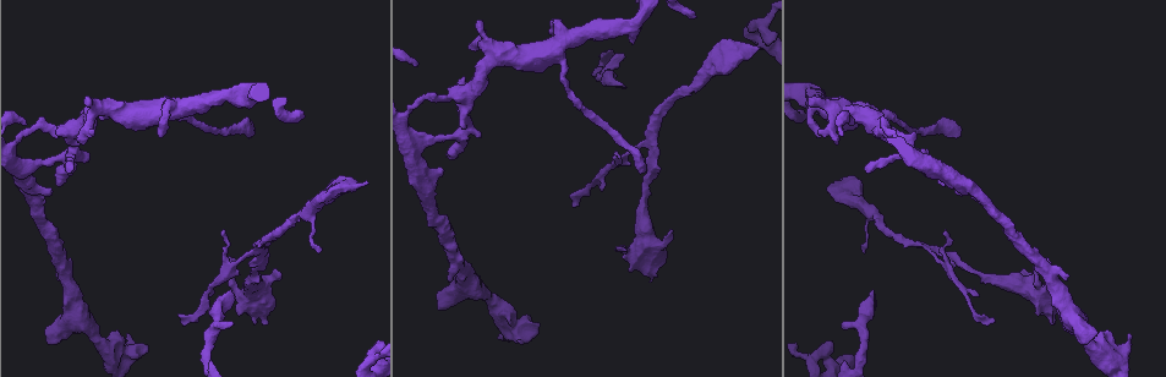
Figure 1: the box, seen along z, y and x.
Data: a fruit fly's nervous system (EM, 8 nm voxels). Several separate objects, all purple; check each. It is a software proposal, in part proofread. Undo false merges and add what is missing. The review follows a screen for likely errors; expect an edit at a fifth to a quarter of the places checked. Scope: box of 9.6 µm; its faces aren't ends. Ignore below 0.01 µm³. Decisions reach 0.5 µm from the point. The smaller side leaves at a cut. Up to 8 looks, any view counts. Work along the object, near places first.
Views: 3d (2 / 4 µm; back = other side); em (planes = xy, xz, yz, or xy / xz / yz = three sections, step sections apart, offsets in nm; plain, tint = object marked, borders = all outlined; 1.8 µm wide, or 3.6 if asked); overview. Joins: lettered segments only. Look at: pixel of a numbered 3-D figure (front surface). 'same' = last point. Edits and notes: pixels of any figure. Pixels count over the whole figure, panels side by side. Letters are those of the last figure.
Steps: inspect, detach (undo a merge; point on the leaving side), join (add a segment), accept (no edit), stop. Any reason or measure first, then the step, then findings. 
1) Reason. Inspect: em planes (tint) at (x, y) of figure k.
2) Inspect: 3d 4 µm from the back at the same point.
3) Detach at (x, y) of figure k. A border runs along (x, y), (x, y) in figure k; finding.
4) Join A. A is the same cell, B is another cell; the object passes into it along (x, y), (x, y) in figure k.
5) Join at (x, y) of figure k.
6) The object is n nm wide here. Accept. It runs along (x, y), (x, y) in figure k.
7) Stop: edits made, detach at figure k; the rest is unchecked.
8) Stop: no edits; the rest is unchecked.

Sudden change in width. Inspect: 3d 4 µm at (72, 129) of figure 1.

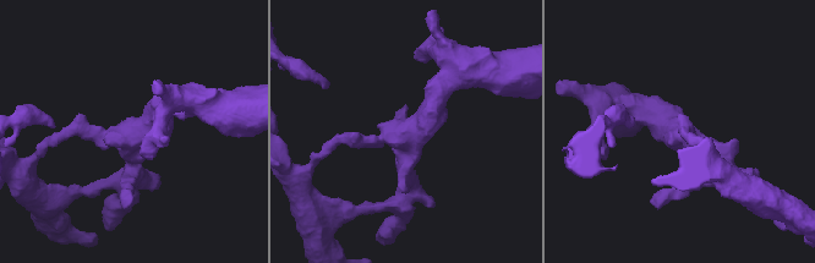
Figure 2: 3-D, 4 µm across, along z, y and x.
3 arms meet here; the arms are 200, 280, 320 nm wide; need the tissue. Inspect: em xy step 16 (borders) at (679, 138) of figure 2.

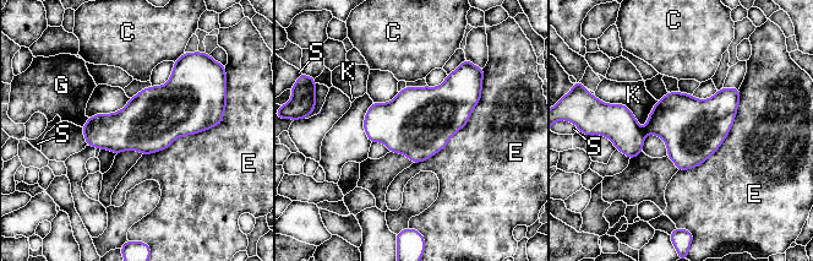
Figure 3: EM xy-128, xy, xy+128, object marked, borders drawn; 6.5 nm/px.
The longest contact is with E, 700 nm. Detach at (615, 121) of figure 3. C, E, G, K and S are other cells; a border runs along (642, 129), (645, 134) in figure 3; a second neuron is stuck on.

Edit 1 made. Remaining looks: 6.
Inspect: overview.

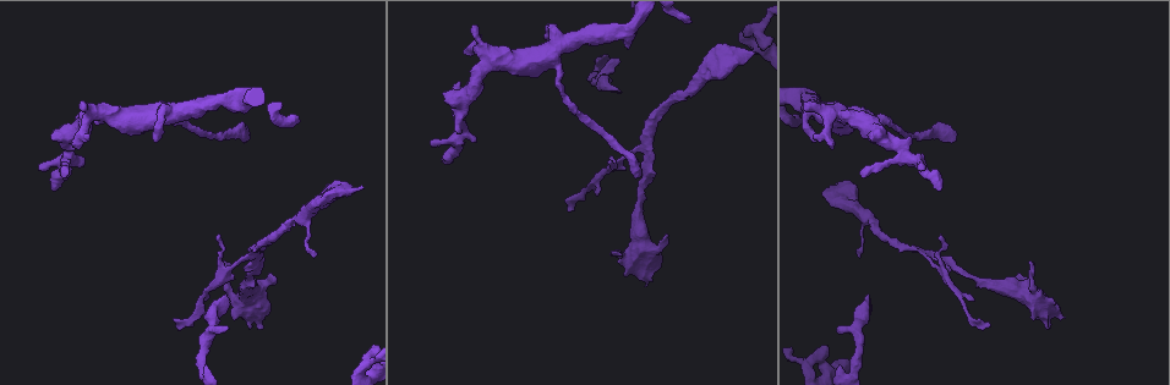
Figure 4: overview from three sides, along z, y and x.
Free end. Inspect: 3d 2 µm at (230, 301) of figure 4.

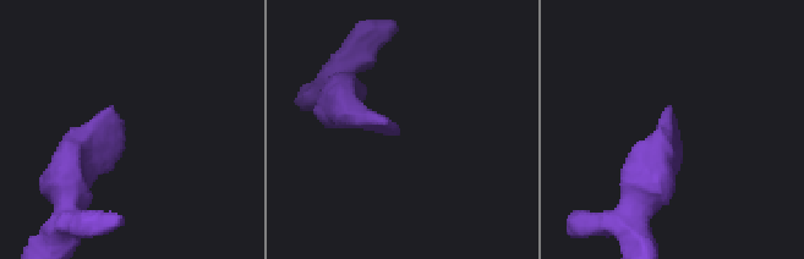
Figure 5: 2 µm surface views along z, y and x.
Inspect: em 3.6 µm planes (borders) at (120, 120) of figure 5.

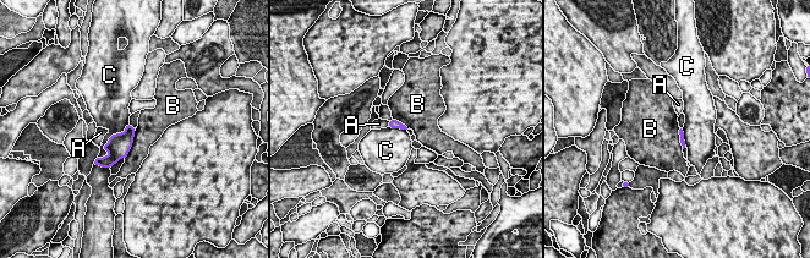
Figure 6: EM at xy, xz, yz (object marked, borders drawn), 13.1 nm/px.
Accept. A, B and C are other cells; a border runs along (135, 131), (132, 146), (125, 158) in figure 6; none of them fits.

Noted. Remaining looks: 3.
End of a long branch. Inspect: em planes (tint) at (798, 118) of figure 4.

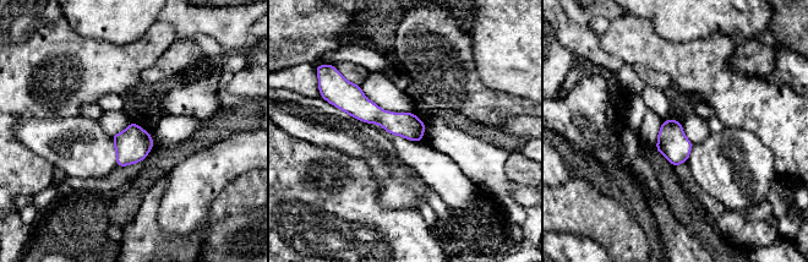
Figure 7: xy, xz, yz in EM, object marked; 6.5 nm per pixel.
See the neighbours. Inspect: em planes (borders) at the same point.

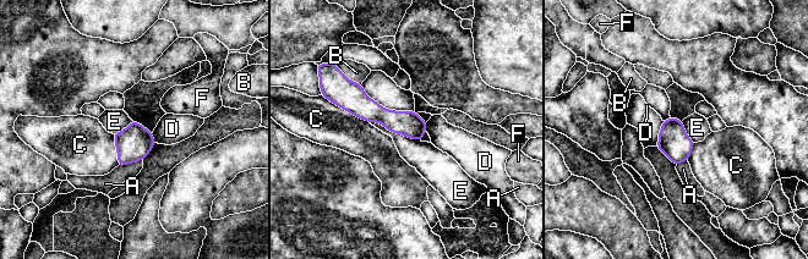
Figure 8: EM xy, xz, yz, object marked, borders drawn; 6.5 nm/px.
The longest contact is with E, 360 nm. Accept. A, B, C, D, E and F are other cells; a border runs along (370, 121), (420, 141) in figure 8; no lettered segment goes on from it.

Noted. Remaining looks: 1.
Stop: edits made, detach at figure 3; the rest is unchecked.

